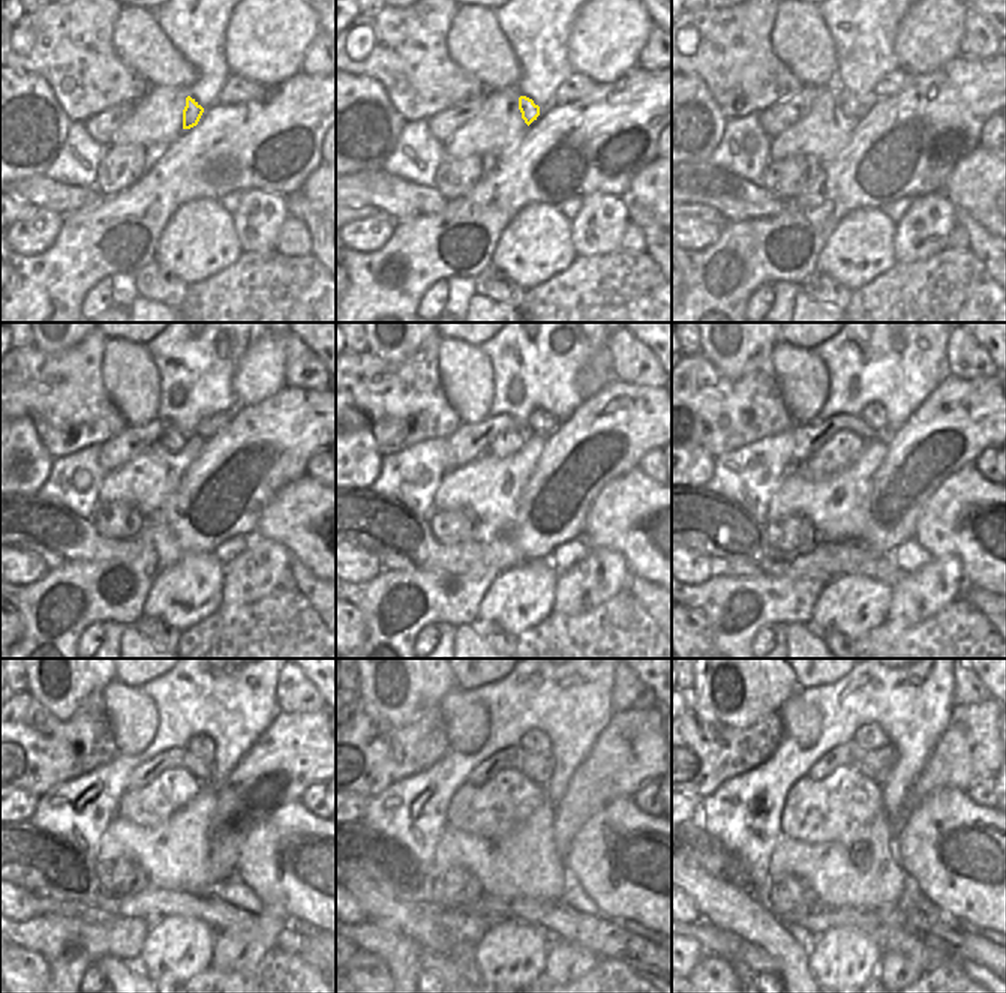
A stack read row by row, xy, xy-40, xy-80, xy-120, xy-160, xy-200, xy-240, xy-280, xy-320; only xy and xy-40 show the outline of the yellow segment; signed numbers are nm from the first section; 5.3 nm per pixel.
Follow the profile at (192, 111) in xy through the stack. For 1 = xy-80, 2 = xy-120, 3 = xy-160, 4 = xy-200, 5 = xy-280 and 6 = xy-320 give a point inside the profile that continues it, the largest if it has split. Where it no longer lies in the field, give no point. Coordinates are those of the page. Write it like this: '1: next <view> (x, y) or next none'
1: next xy-80 (852, 107)
2: next xy-120 (173, 440)
3: next xy-160 (508, 443)
4: next xy-200 (843, 449)
5: next xy-280 (497, 807)
6: next xy-320 (832, 810)

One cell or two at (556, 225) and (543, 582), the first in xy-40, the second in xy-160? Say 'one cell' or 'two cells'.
one cell

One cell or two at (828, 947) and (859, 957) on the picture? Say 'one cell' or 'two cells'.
one cell

